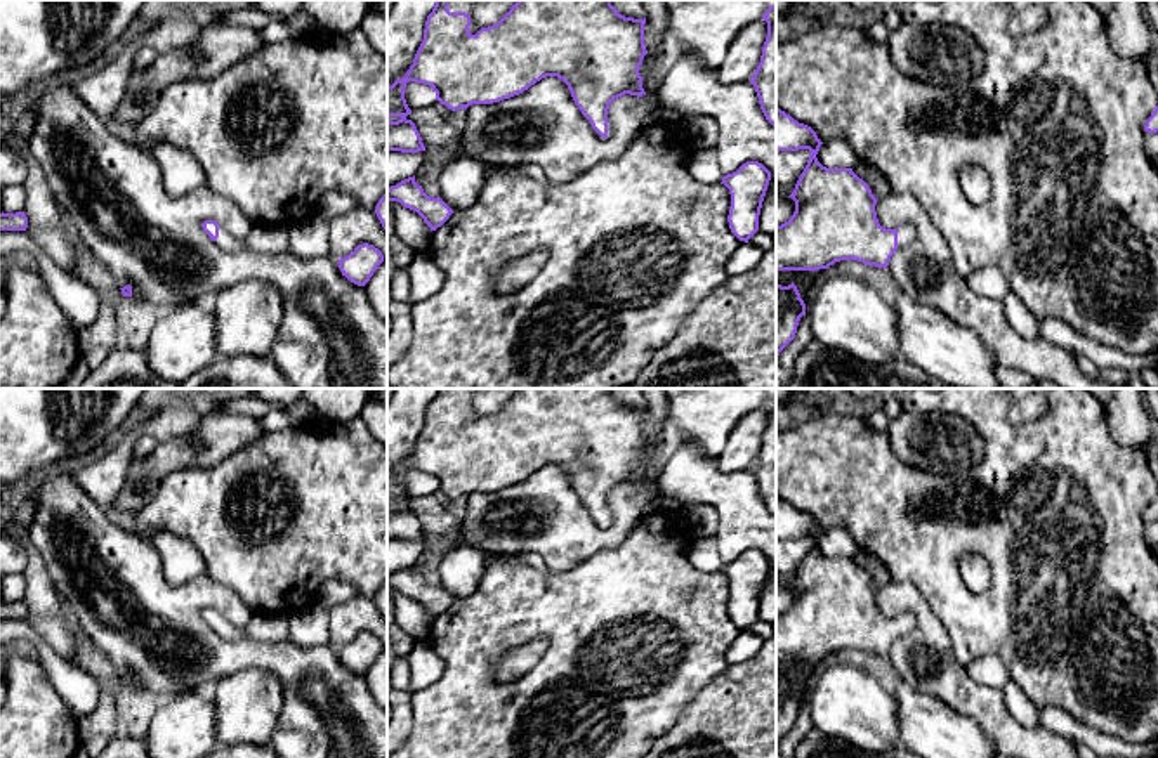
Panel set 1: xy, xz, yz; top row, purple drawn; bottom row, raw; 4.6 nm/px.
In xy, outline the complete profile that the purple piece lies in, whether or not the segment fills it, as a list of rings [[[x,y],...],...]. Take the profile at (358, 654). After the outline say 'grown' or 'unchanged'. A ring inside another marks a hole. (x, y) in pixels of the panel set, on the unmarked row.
[[[358,633],[347,645],[340,647],[339,657],[351,671],[365,675],[378,654],[384,650],[384,644],[373,633]]]; unchanged

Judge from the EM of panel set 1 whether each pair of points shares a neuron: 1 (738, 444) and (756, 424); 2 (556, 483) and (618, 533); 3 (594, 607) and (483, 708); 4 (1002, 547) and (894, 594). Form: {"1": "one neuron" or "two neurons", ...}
{"1": "one neuron", "2": "one neuron", "3": "one neuron", "4": "two neurons"}

